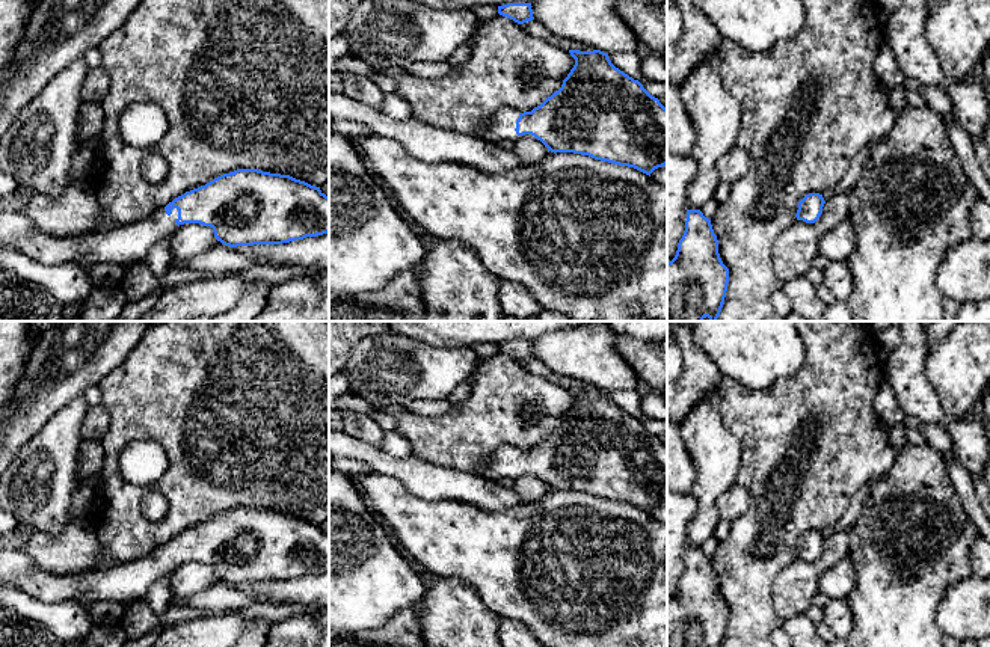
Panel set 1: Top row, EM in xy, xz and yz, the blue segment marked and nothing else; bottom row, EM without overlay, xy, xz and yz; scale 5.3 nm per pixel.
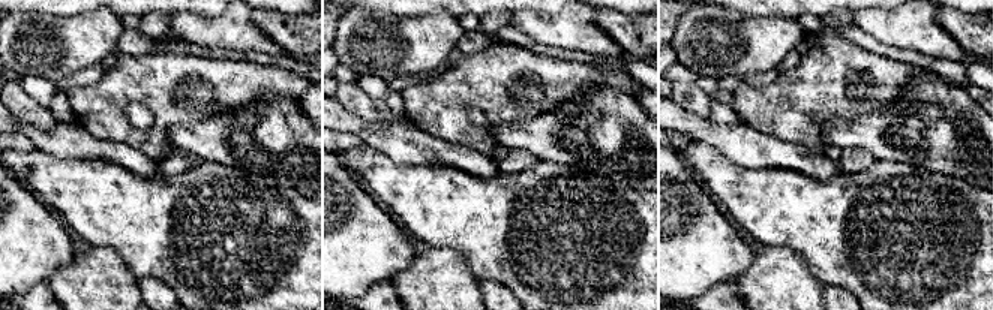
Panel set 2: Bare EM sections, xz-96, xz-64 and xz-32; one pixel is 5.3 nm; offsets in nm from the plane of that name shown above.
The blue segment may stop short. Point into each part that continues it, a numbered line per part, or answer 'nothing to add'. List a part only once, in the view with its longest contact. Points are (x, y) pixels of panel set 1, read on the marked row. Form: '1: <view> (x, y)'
1: xy (126, 245)

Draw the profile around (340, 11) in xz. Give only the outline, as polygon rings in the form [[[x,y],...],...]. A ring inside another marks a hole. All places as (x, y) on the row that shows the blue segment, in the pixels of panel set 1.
[[[329,0],[329,39],[344,33],[352,9],[362,0]]]

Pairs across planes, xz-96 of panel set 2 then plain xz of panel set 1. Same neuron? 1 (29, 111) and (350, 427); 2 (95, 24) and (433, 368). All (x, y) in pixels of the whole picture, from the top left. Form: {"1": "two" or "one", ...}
{"1": "one", "2": "one"}

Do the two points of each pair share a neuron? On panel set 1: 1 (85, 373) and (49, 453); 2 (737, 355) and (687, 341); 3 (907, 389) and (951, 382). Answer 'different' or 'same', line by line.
1: different
2: different
3: different

